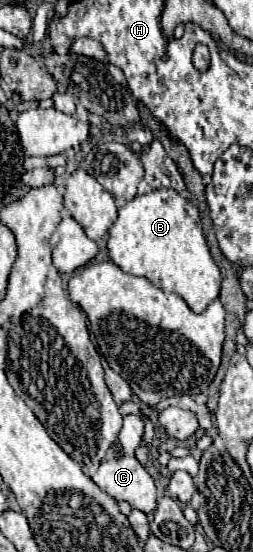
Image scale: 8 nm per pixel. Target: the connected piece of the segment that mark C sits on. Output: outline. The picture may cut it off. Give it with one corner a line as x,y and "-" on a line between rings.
135,457
103,459
93,481
115,501
127,501
133,509
151,513
155,509
157,487
149,471

